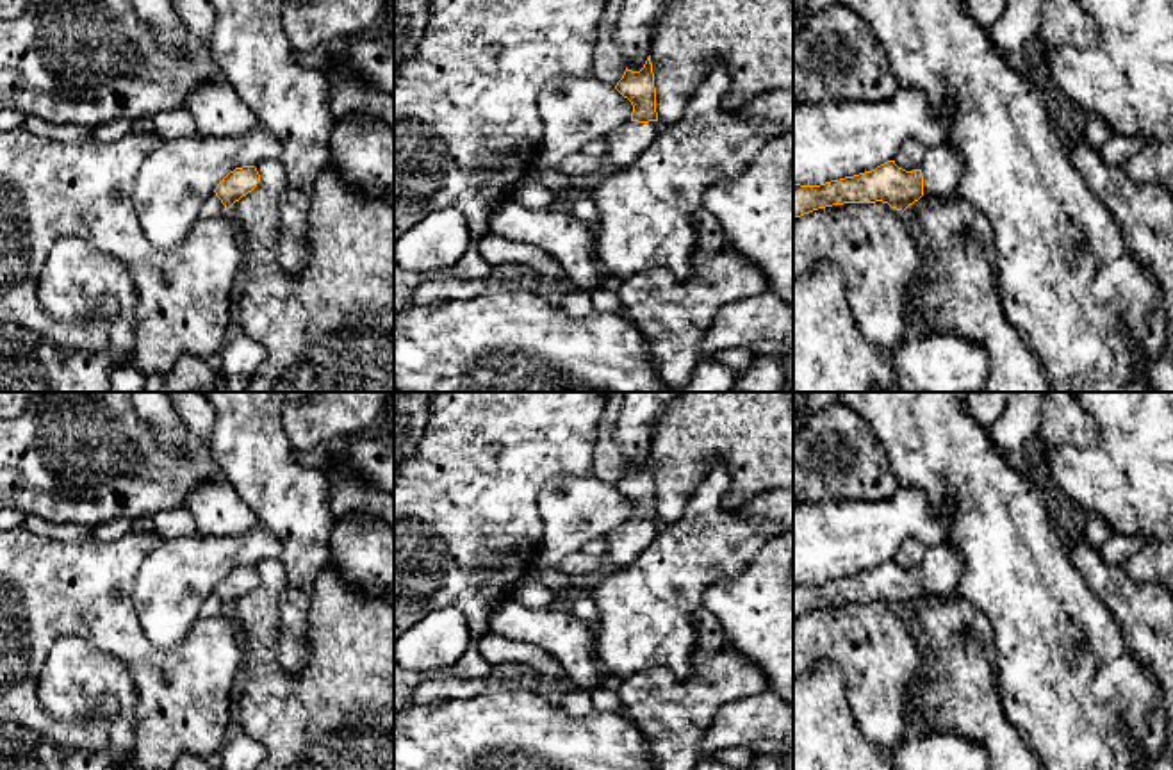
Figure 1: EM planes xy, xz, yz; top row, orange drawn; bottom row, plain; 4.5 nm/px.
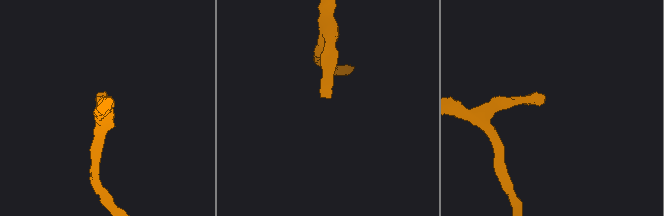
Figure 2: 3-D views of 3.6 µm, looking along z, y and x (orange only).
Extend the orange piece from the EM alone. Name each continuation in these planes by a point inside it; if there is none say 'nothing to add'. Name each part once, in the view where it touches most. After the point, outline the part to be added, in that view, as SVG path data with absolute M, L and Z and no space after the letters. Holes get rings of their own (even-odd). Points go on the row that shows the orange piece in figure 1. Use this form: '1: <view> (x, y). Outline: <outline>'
1: yz (942, 166). Outline: M939 143L925 150L922 160L923 196L954 198L963 173L963 153L957 146Z

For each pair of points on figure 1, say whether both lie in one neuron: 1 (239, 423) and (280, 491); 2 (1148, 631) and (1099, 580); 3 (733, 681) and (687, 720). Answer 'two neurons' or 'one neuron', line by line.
1: one neuron
2: one neuron
3: one neuron

